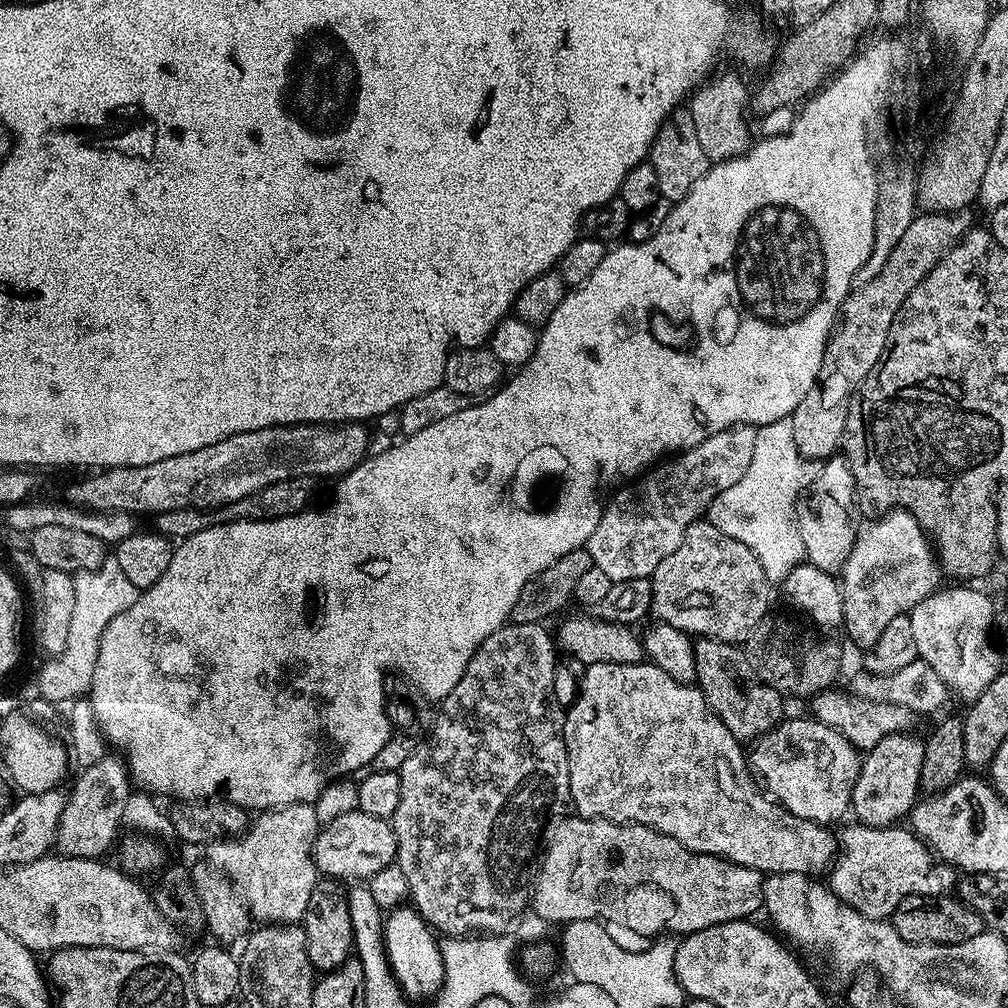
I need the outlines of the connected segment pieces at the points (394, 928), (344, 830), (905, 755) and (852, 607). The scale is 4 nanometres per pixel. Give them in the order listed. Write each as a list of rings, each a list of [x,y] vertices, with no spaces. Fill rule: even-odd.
[[[399,906],[387,913],[384,921],[384,949],[388,955],[388,966],[401,991],[409,1001],[427,1001],[435,997],[444,981],[444,963],[440,954],[440,944],[433,929],[411,906]]]
[[[359,810],[343,812],[338,818],[327,821],[312,842],[312,860],[317,873],[340,882],[368,882],[384,867],[392,866],[395,858],[396,839],[391,823]]]
[[[911,731],[895,732],[878,746],[867,749],[860,762],[860,773],[854,782],[851,815],[855,823],[870,828],[890,828],[901,823],[918,803],[921,795],[920,775],[924,757],[924,740],[911,736]],[[856,815],[856,816],[855,816]]]
[[[893,510],[885,512],[869,528],[861,527],[856,533],[856,541],[850,550],[850,558],[846,558],[842,569],[842,591],[844,593],[844,622],[842,625],[843,631],[848,631],[848,636],[854,643],[860,647],[860,650],[871,648],[874,642],[878,642],[878,638],[882,634],[882,630],[886,630],[886,626],[890,626],[890,621],[893,618],[911,613],[914,606],[918,606],[918,602],[922,602],[926,597],[932,595],[941,587],[940,576],[942,577],[942,568],[938,563],[937,557],[934,555],[934,544],[927,532],[920,523],[918,523],[910,513]]]

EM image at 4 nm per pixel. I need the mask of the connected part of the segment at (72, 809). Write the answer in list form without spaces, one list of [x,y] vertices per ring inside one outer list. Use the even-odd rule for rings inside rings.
[[[106,754],[101,760],[94,762],[94,766],[83,769],[83,771],[79,773],[80,777],[72,784],[72,793],[70,791],[67,793],[62,818],[58,822],[55,843],[55,847],[67,857],[103,857],[105,855],[103,852],[106,851],[115,840],[116,831],[122,828],[124,811],[128,805],[130,795],[130,777],[128,774],[128,766],[124,763],[123,759],[121,759],[119,755],[112,755],[116,754]]]

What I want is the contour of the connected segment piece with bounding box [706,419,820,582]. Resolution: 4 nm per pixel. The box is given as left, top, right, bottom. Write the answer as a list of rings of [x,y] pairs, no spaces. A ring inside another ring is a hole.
[[[791,419],[759,425],[754,438],[754,455],[750,457],[746,474],[742,474],[730,490],[722,490],[722,494],[713,498],[706,519],[709,524],[718,526],[722,534],[730,534],[730,538],[747,546],[750,554],[758,558],[769,582],[782,582],[790,570],[805,563],[802,534],[798,534],[796,521],[796,502],[801,490],[814,482],[819,472],[817,461],[806,460],[798,454]]]

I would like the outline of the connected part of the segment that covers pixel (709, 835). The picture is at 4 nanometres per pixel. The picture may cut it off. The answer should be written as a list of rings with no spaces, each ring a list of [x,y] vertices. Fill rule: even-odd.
[[[654,663],[587,665],[584,669],[584,678],[580,683],[580,693],[576,695],[576,701],[567,709],[564,718],[564,741],[568,751],[568,777],[570,778],[568,796],[573,806],[576,807],[573,809],[590,820],[612,820],[615,824],[641,824],[647,828],[653,828],[656,832],[661,832],[663,836],[674,838],[692,852],[705,852],[765,874],[776,872],[815,874],[814,872],[820,871],[823,873],[833,863],[838,851],[838,844],[833,833],[831,836],[828,833],[831,831],[823,824],[815,824],[790,814],[785,808],[780,807],[777,801],[765,795],[761,785],[757,783],[750,771],[750,760],[745,749],[744,752],[740,749],[743,748],[741,741],[736,740],[734,734],[726,730],[722,718],[718,718],[718,714],[710,710],[699,687],[683,684],[670,678],[666,671]]]

